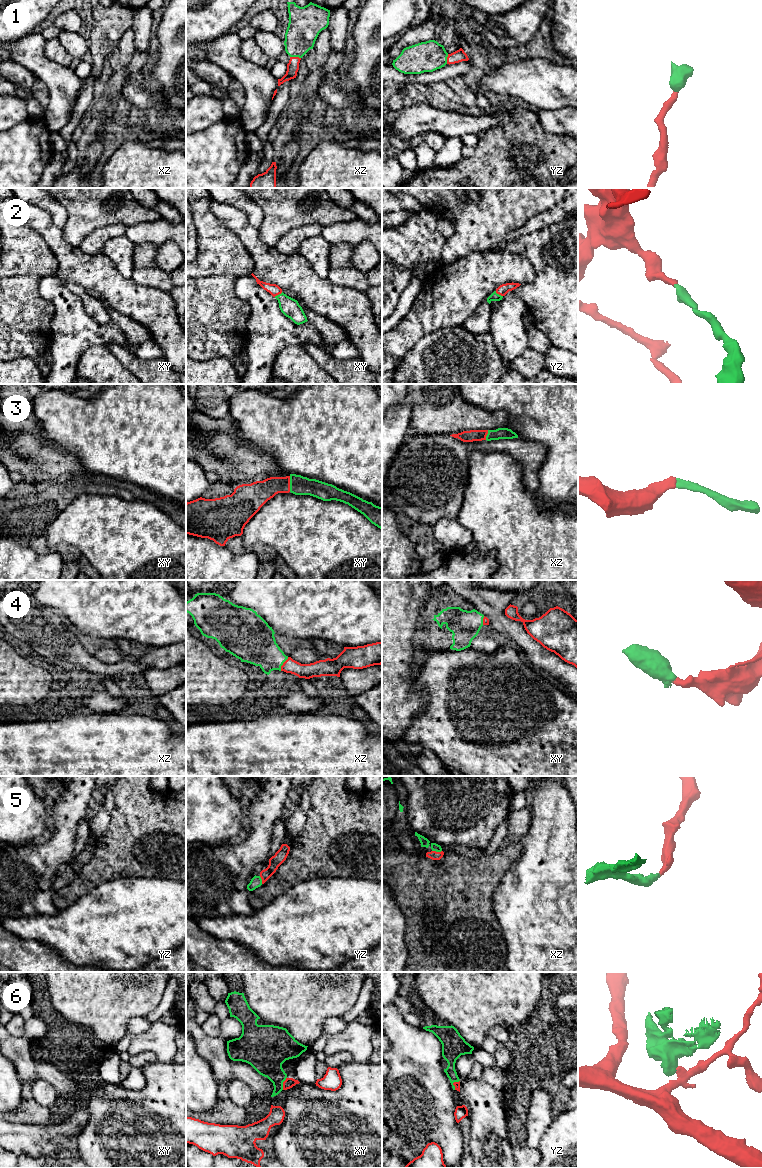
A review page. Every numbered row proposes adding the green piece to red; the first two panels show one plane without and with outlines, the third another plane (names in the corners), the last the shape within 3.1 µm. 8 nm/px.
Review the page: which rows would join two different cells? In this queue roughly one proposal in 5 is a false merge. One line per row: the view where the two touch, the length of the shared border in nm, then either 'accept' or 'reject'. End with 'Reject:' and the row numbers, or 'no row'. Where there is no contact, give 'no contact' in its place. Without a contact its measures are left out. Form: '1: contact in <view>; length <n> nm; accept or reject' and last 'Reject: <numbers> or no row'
1: contact in xz; length 90 nm; accept
2: contact in yz; length 80 nm; accept
3: contact in xy; length 130 nm; accept
4: contact in xz; length 130 nm; accept
5: contact in xz; length 80 nm; accept
6: contact in xy; length 110 nm; reject
Reject: 6

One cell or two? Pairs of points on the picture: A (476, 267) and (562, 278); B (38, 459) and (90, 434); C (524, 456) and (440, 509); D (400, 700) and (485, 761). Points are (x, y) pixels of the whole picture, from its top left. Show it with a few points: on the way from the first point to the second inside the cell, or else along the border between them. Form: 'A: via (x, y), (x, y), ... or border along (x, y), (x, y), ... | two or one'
A: border along (522, 256), (534, 269), (535, 280), (532, 283) | two
B: border along (47, 436), (72, 451), (81, 462) | two
C: via (495, 446), (470, 446), (440, 476), (440, 480) | one
D: border along (418, 690), (427, 697), (427, 704), (405, 732) | two

